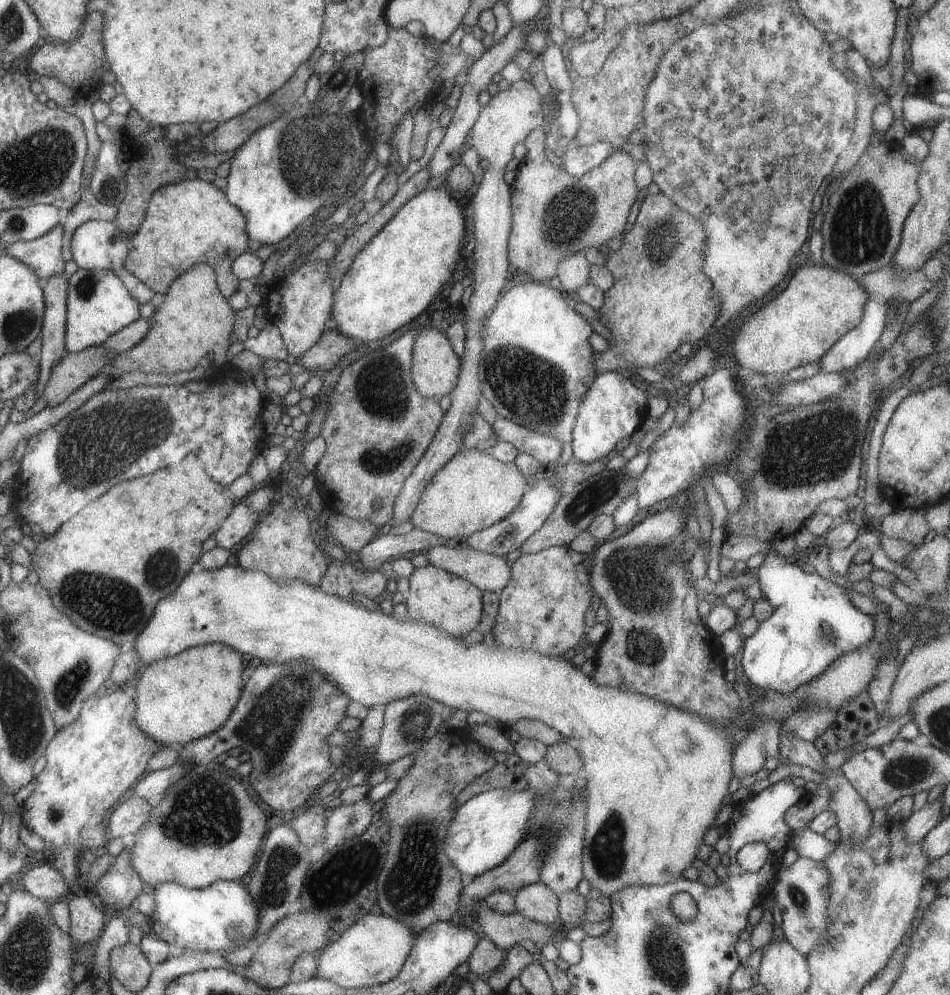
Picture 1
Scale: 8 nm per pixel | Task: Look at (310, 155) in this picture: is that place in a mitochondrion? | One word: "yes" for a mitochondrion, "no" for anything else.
yes

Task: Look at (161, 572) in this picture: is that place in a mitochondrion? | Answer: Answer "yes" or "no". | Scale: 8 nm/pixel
yes

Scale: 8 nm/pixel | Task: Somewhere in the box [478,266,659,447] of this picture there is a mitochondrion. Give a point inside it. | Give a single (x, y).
(535, 393)

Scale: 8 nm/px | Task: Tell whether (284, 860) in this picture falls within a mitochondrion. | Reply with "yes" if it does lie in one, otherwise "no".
yes

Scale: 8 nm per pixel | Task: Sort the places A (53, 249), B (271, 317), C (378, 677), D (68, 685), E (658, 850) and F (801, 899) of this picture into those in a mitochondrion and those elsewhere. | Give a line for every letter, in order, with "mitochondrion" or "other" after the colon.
A: other
B: other
C: other
D: mitochondrion
E: other
F: mitochondrion

